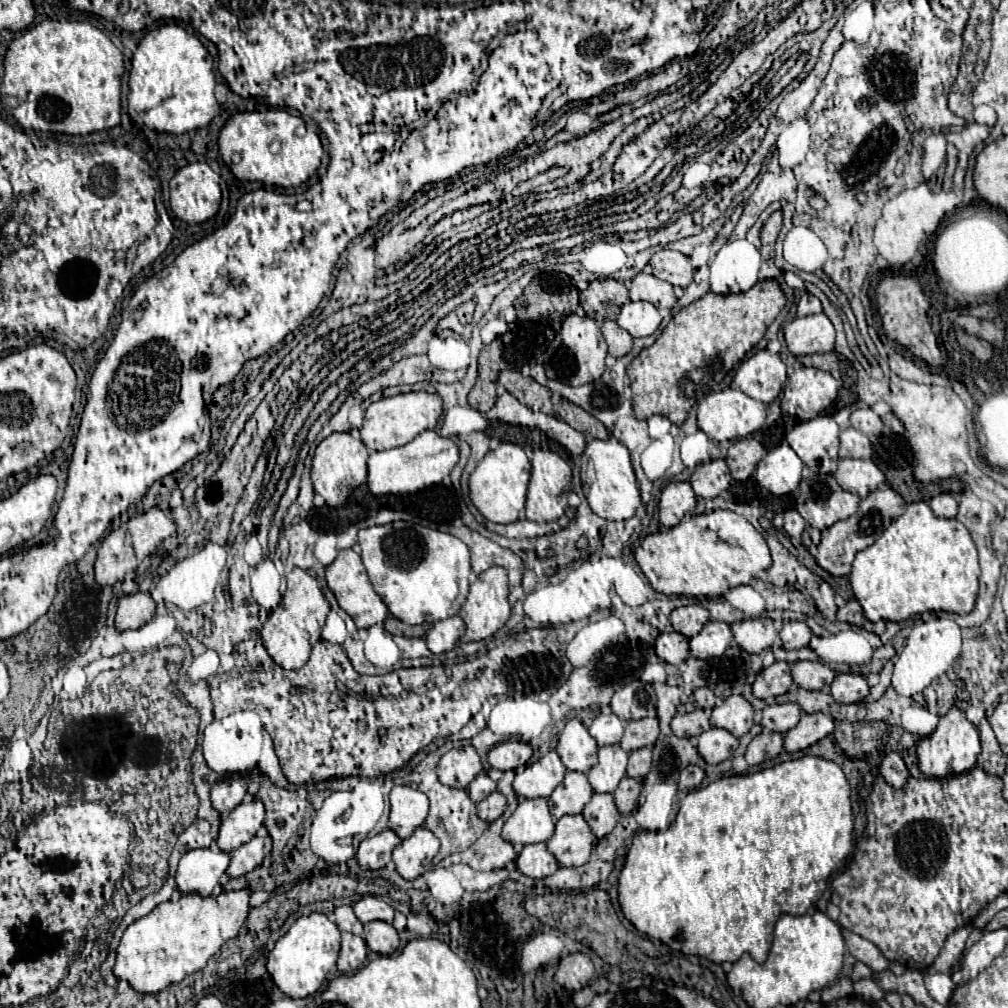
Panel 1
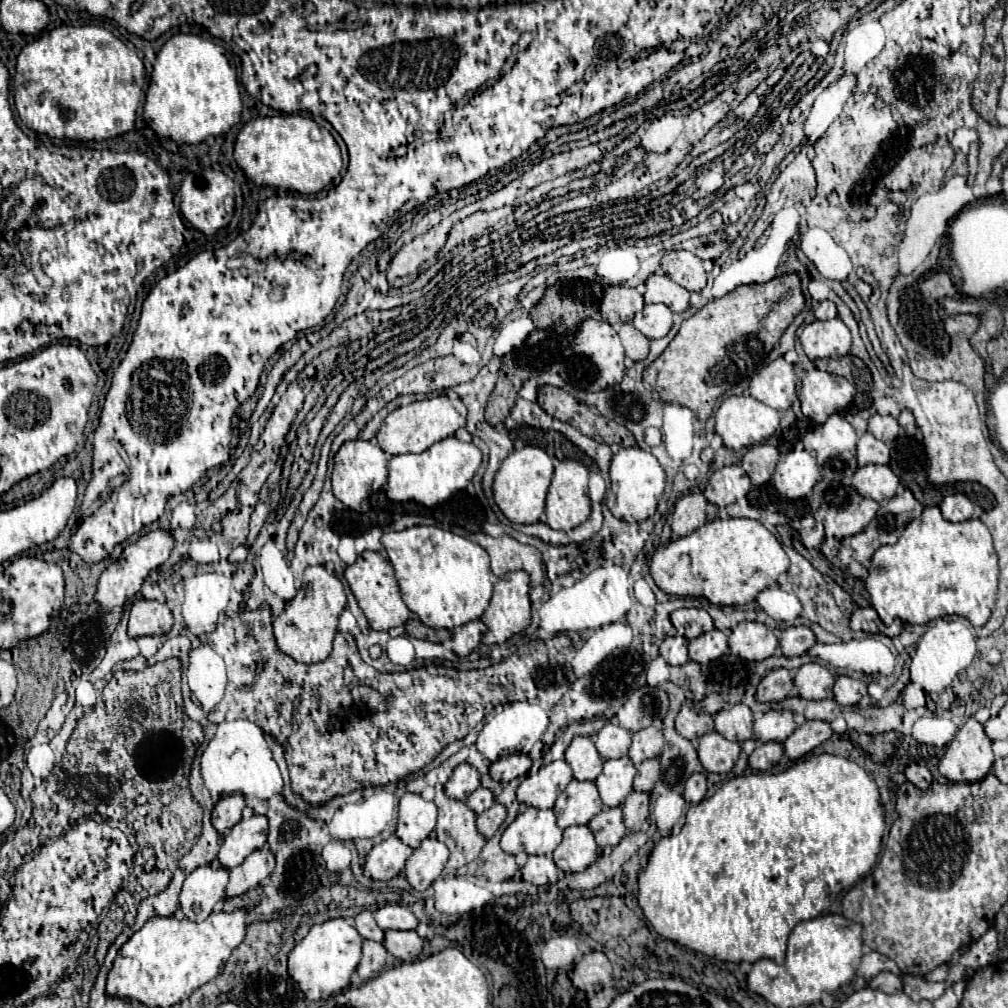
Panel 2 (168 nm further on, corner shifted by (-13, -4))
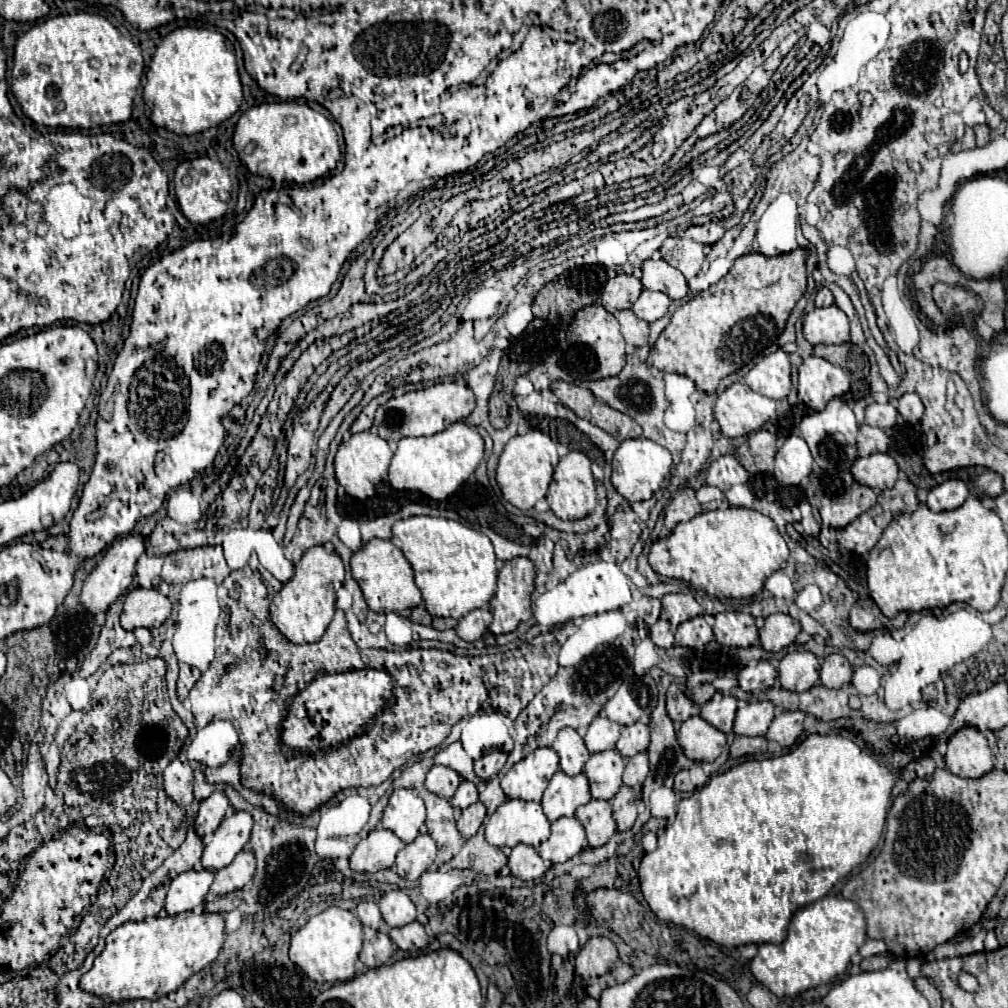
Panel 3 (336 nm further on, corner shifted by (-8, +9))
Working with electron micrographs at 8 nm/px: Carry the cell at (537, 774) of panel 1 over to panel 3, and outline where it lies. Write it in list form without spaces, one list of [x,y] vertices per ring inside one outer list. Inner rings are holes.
[[[538,748],[506,772],[502,778],[502,790],[510,798],[540,802],[550,778],[558,770],[560,756],[552,748]]]

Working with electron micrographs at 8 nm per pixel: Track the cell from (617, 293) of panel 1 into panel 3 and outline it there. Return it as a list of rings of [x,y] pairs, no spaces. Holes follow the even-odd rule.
[[[618,274],[606,282],[606,286],[602,290],[602,306],[608,312],[626,310],[636,302],[640,292],[642,292],[642,284],[636,276]]]

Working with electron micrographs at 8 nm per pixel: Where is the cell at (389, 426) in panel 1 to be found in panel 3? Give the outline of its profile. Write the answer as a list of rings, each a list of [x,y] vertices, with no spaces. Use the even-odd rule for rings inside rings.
[[[440,382],[424,390],[408,392],[404,396],[390,398],[384,406],[376,410],[374,426],[386,442],[398,442],[406,436],[432,436],[446,430],[450,424],[464,420],[474,410],[474,394],[466,384]]]

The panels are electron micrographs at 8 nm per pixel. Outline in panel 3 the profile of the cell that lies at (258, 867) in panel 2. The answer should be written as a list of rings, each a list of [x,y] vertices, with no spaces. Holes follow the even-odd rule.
[[[242,850],[236,854],[236,858],[216,872],[214,884],[210,886],[212,894],[228,894],[238,888],[244,888],[256,870],[256,856],[252,850]]]

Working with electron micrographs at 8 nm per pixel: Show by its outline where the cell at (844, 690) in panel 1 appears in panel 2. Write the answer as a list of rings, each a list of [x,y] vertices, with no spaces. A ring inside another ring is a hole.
[[[841,675],[835,679],[833,695],[835,701],[839,701],[841,705],[857,705],[867,695],[867,683]]]

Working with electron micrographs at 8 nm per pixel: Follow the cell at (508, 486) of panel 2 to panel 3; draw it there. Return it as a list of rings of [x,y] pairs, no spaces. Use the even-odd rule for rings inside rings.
[[[531,429],[524,435],[510,438],[502,450],[496,468],[496,482],[502,490],[502,496],[520,510],[534,508],[534,504],[546,496],[556,464],[558,464],[557,442],[544,432]]]

